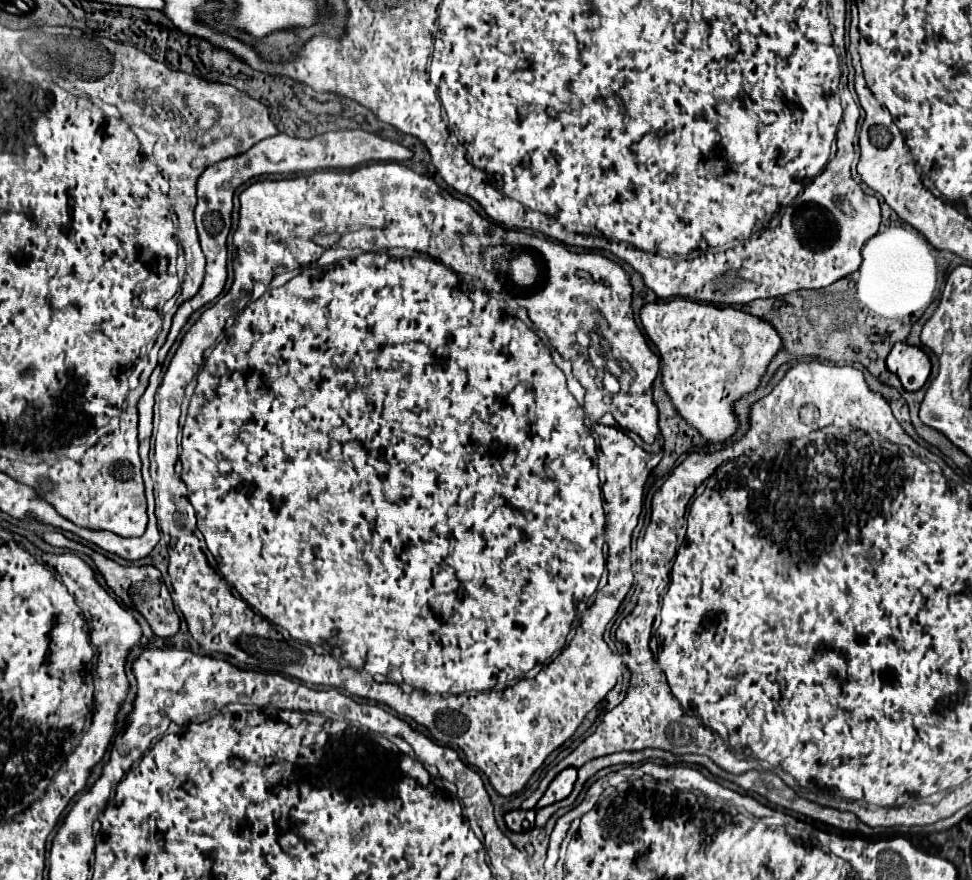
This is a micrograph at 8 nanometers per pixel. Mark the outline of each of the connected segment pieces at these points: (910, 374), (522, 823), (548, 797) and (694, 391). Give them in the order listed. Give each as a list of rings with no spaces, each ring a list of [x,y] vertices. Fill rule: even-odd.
[[[894,344],[892,352],[886,358],[886,366],[900,378],[902,386],[908,392],[920,390],[930,380],[932,372],[928,354],[922,348],[910,344]]]
[[[510,810],[506,814],[506,826],[514,832],[526,832],[534,826],[534,816],[536,810]]]
[[[566,768],[566,770],[562,770],[562,772],[550,782],[548,790],[544,792],[544,796],[540,798],[540,802],[536,804],[536,808],[554,804],[554,802],[558,802],[558,800],[564,800],[564,798],[572,792],[574,782],[576,782],[576,768]]]
[[[686,298],[670,300],[664,304],[644,304],[640,310],[640,320],[648,338],[658,348],[662,386],[670,396],[676,412],[708,442],[718,444],[732,438],[740,428],[734,404],[760,386],[768,364],[780,350],[784,350],[784,342],[776,328],[770,322],[742,310],[734,310],[728,306],[716,308],[712,304],[702,304]]]

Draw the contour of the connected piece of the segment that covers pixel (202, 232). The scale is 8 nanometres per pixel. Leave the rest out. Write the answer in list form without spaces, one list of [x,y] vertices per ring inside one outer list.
[[[338,130],[338,132],[326,132],[320,136],[312,136],[312,138],[292,138],[286,134],[278,134],[274,138],[266,138],[258,144],[254,144],[248,152],[226,158],[218,164],[208,166],[200,180],[198,180],[198,206],[196,206],[196,226],[198,226],[198,236],[200,236],[200,244],[202,244],[202,252],[206,256],[206,276],[202,282],[202,288],[198,290],[198,294],[190,300],[186,300],[178,312],[172,318],[172,328],[168,334],[166,344],[160,350],[160,364],[164,362],[170,346],[174,344],[176,336],[180,334],[182,326],[186,324],[186,320],[190,318],[192,312],[196,312],[198,308],[202,308],[204,304],[208,304],[210,300],[214,300],[226,282],[226,238],[230,232],[230,220],[232,220],[232,196],[236,192],[236,188],[242,182],[248,182],[254,176],[260,174],[294,174],[294,172],[314,172],[314,170],[324,170],[324,168],[354,168],[366,162],[404,162],[410,160],[414,154],[412,150],[390,142],[390,140],[382,140],[376,134],[364,132],[364,130]]]

